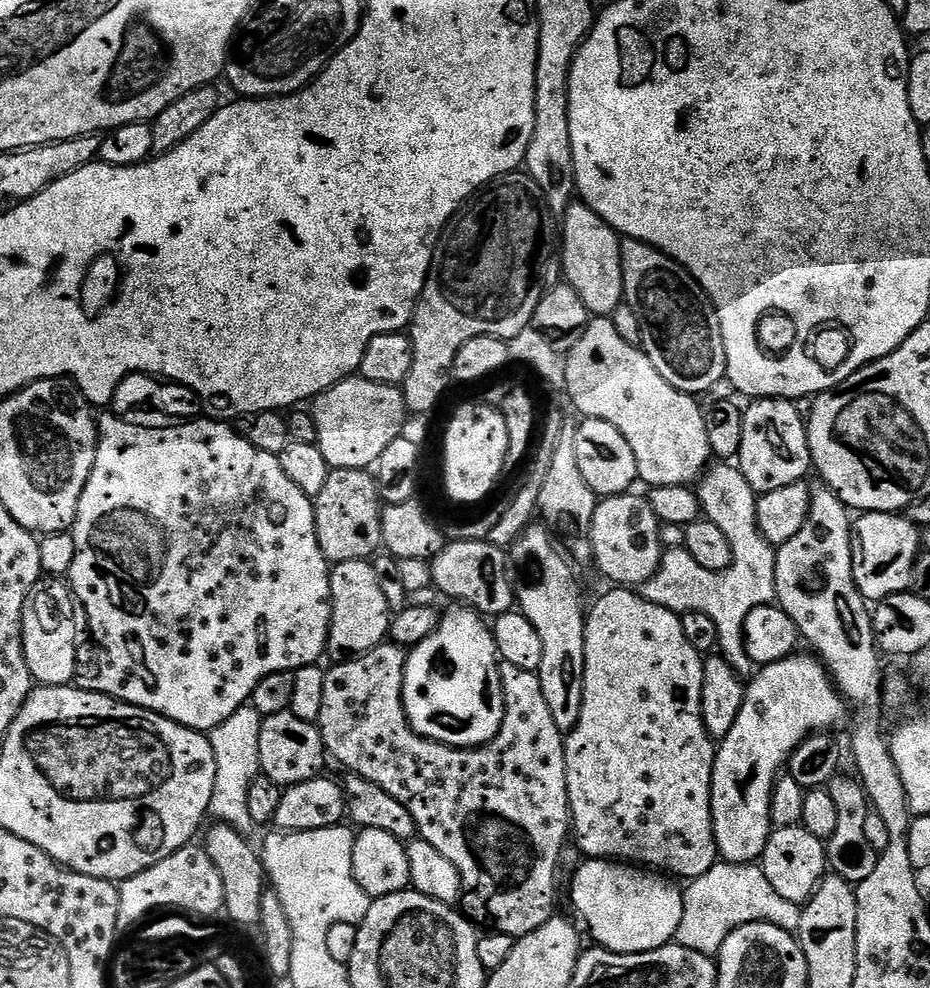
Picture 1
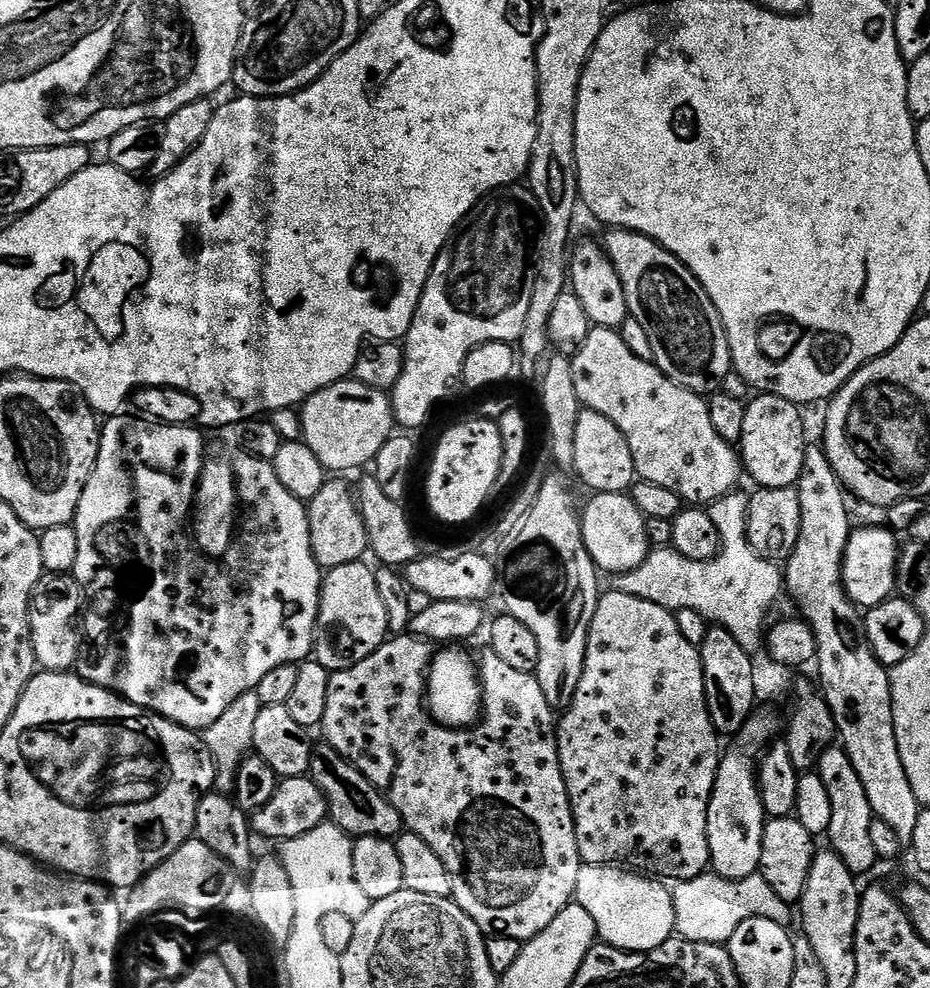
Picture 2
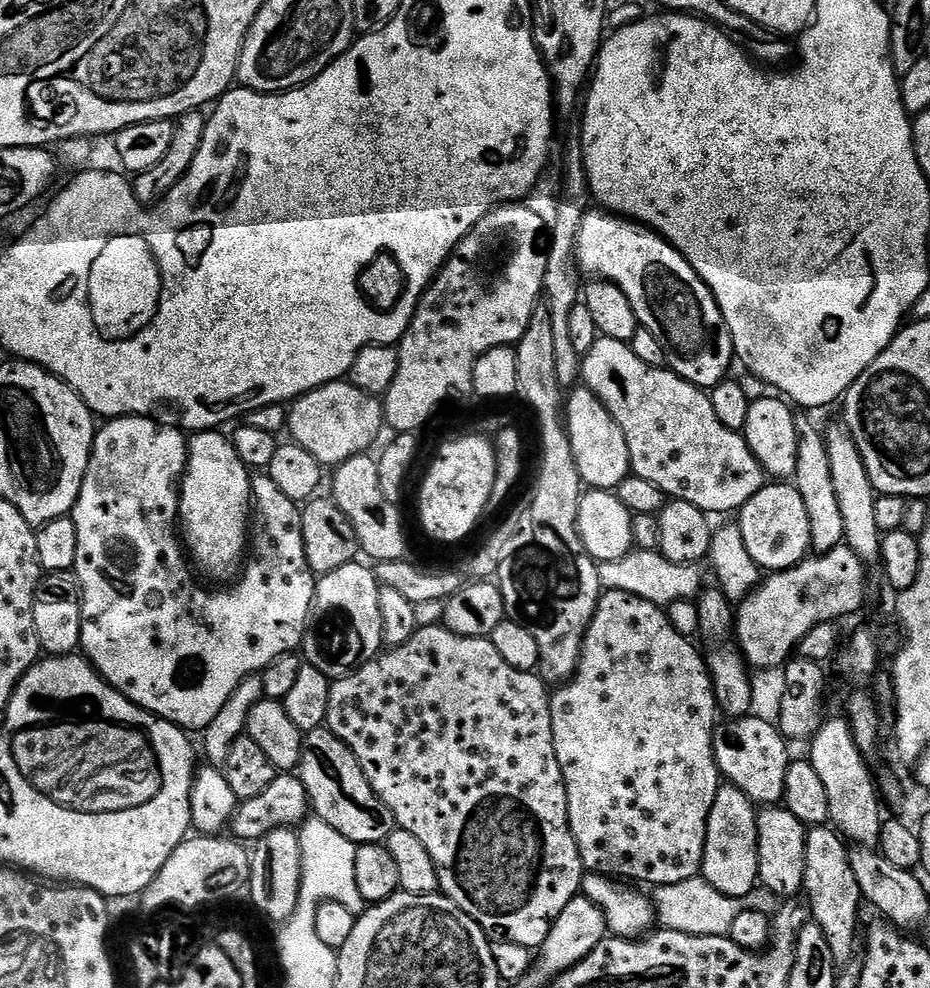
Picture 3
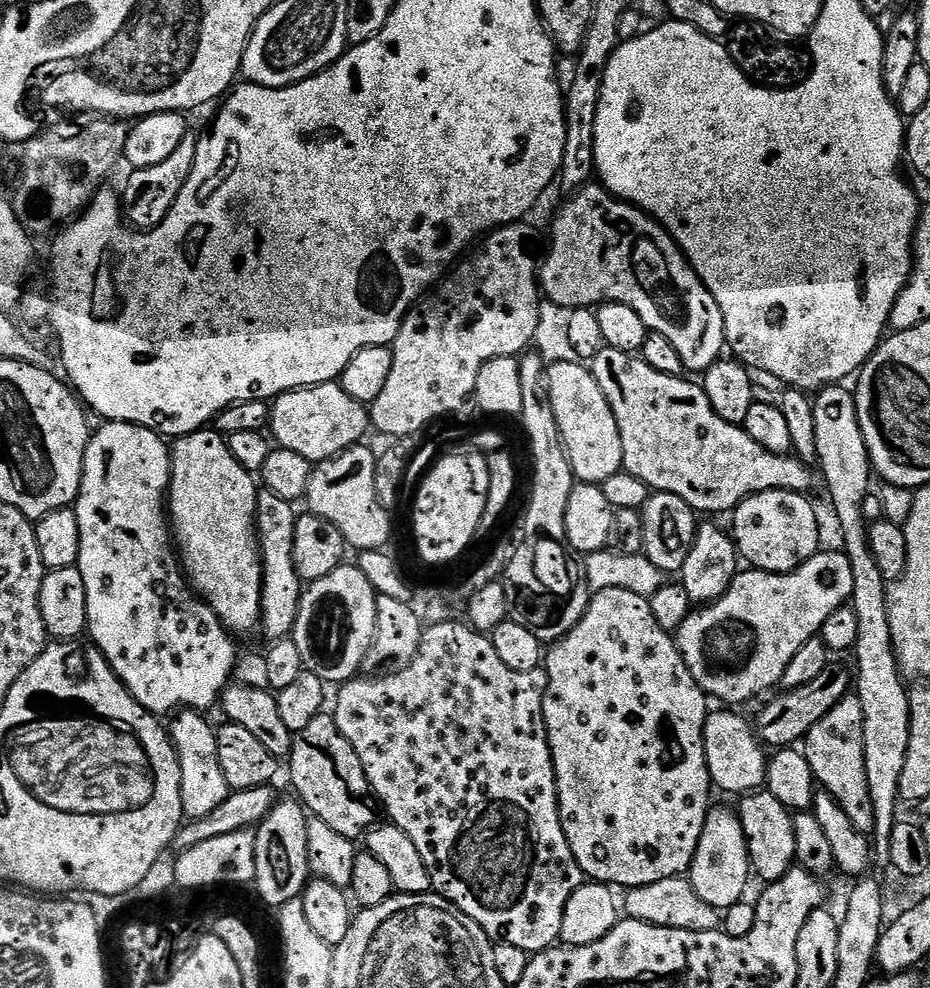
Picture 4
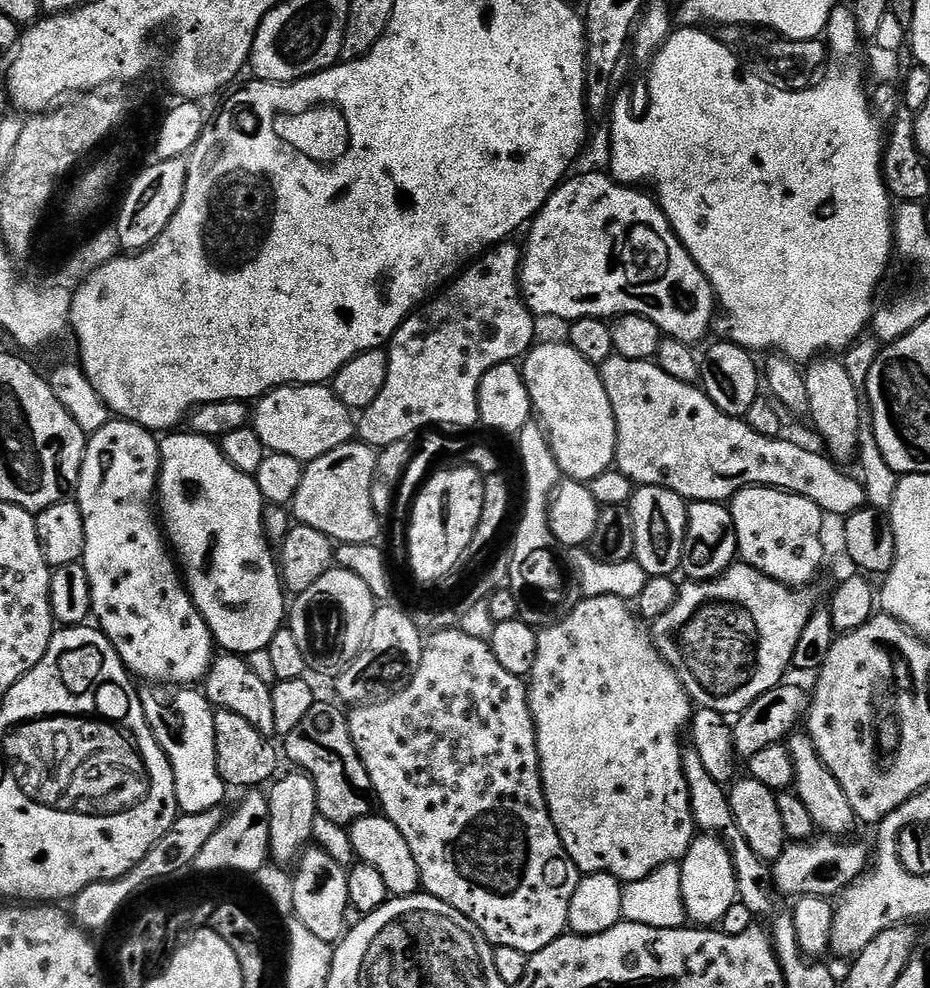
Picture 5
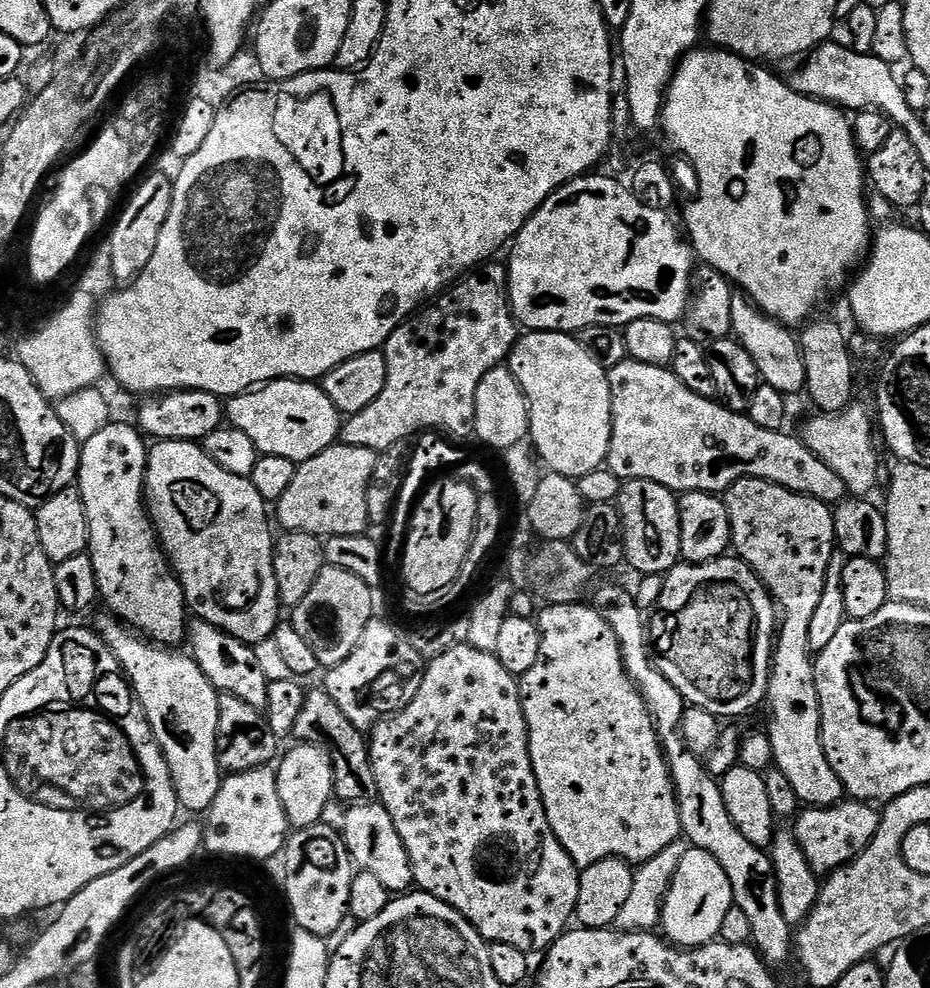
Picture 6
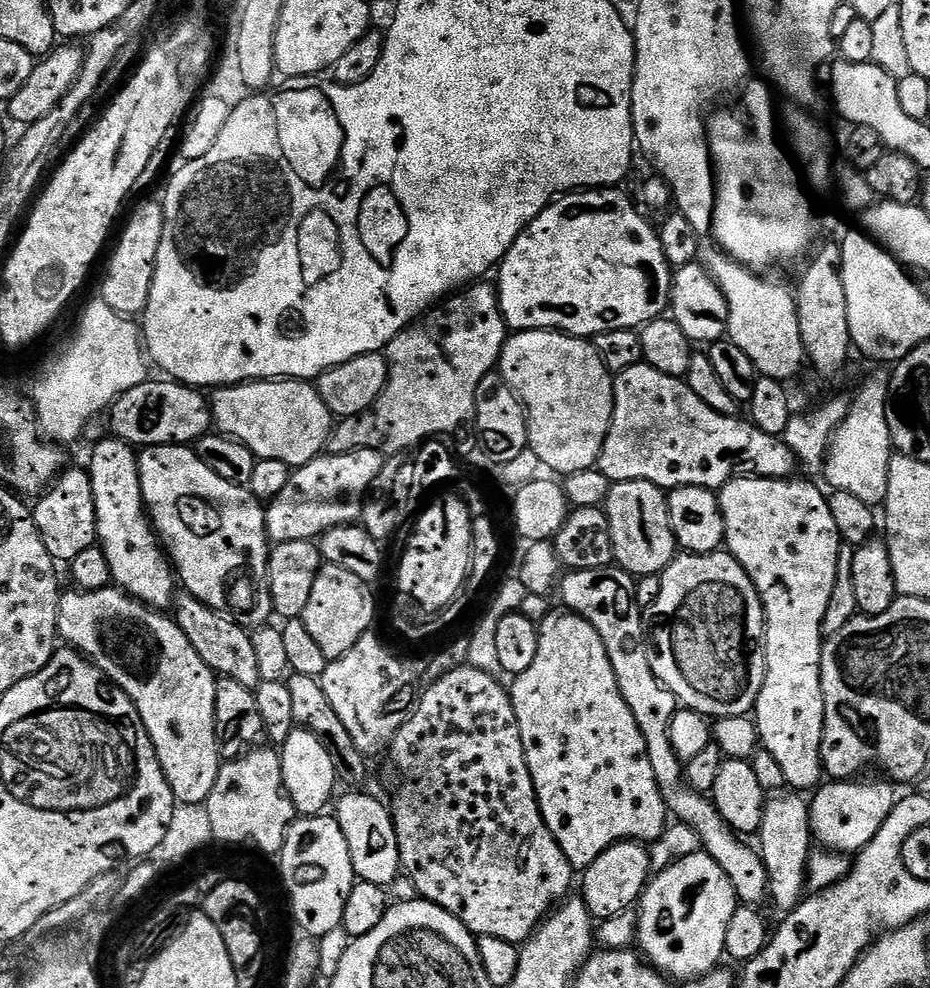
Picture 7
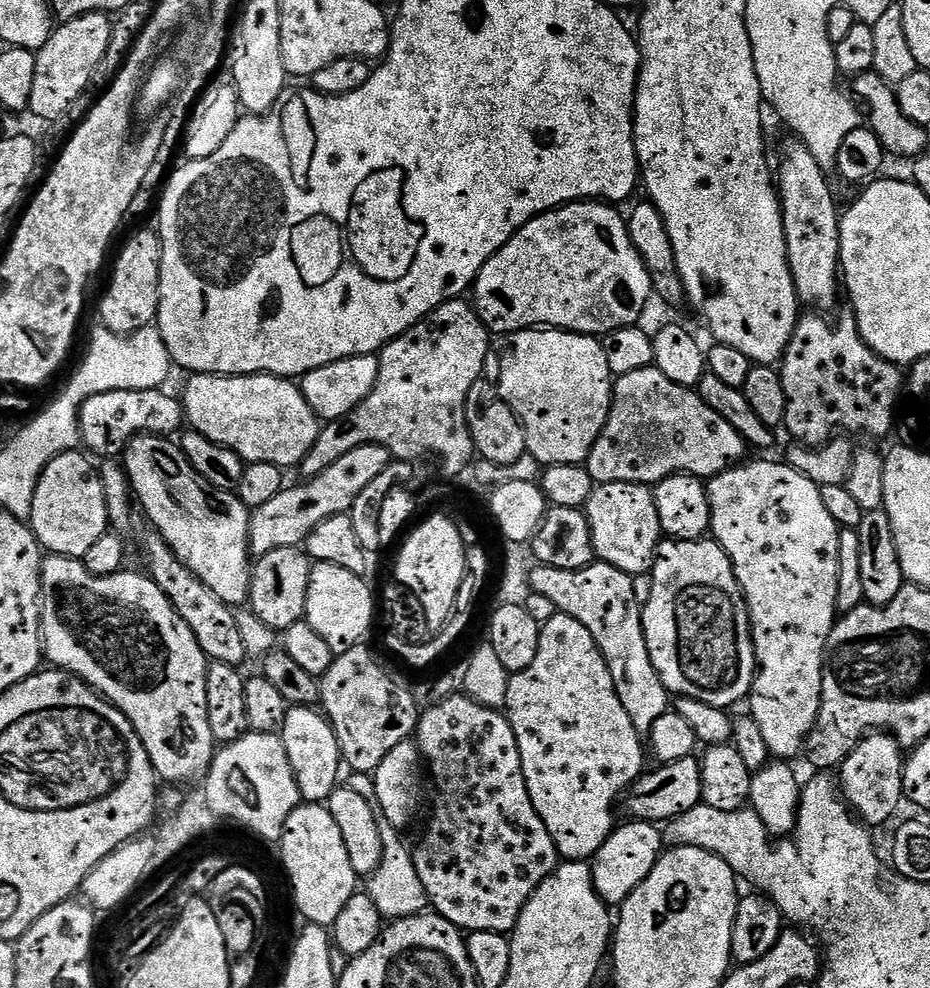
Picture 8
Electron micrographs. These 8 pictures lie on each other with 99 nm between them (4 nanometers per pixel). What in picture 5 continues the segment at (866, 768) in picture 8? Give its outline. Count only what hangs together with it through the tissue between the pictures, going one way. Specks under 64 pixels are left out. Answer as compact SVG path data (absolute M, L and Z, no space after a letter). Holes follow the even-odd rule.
M823 834L803 842L792 842L771 865L774 888L781 897L835 897L849 888L870 864L870 852L852 838L829 838Z

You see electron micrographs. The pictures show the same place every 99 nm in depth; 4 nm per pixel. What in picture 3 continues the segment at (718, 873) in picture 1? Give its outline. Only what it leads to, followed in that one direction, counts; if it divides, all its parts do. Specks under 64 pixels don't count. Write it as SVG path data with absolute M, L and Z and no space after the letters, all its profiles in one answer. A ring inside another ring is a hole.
M703 878L661 884L655 892L654 907L659 927L670 932L695 936L728 936L734 926L734 918L738 918L738 914L745 909L749 912L772 914L778 908L777 897L767 890L757 890L740 899L714 890L714 886L710 886L710 882L706 882Z

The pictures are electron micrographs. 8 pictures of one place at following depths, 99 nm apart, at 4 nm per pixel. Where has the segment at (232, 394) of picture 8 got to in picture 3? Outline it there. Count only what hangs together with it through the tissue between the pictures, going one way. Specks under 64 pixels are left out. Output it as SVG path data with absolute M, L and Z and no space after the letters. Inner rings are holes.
M335 380L332 384L324 384L320 388L315 388L313 392L308 392L291 401L288 408L288 427L287 435L302 450L310 450L314 458L318 458L321 466L339 466L355 456L363 456L369 451L368 447L380 436L380 427L385 427L383 403L377 397L366 394L358 390L353 384L344 380Z

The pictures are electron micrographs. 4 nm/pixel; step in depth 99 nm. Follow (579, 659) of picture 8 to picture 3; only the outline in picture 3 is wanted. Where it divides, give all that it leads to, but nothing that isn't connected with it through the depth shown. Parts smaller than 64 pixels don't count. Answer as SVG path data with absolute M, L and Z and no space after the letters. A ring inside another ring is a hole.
M604 592L596 604L596 612L584 635L576 675L551 693L554 754L558 754L558 766L562 770L566 786L568 825L574 834L578 854L589 873L619 878L624 882L641 880L644 884L652 884L651 886L686 882L701 875L704 866L704 843L708 837L708 819L714 806L714 798L722 786L722 777L716 764L716 746L712 742L712 732L718 723L712 677L708 675L705 657L702 652L700 656L699 650L692 643L689 637L683 636L674 628L668 620L667 611L661 605L646 602L634 594Z

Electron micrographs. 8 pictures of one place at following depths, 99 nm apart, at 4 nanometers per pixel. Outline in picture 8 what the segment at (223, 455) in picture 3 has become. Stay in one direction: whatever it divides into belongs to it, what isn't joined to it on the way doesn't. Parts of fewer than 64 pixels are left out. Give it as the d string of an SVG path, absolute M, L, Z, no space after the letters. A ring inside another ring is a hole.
M142 435L128 441L122 457L122 467L128 474L128 482L139 507L141 504L145 514L152 519L151 527L172 547L180 561L194 575L202 578L202 582L206 582L206 586L210 586L210 590L214 590L214 594L218 594L222 602L233 606L247 605L253 566L248 546L250 509L240 501L239 496L206 482L206 478L202 478L196 473L194 466L190 466L179 443L163 436Z

